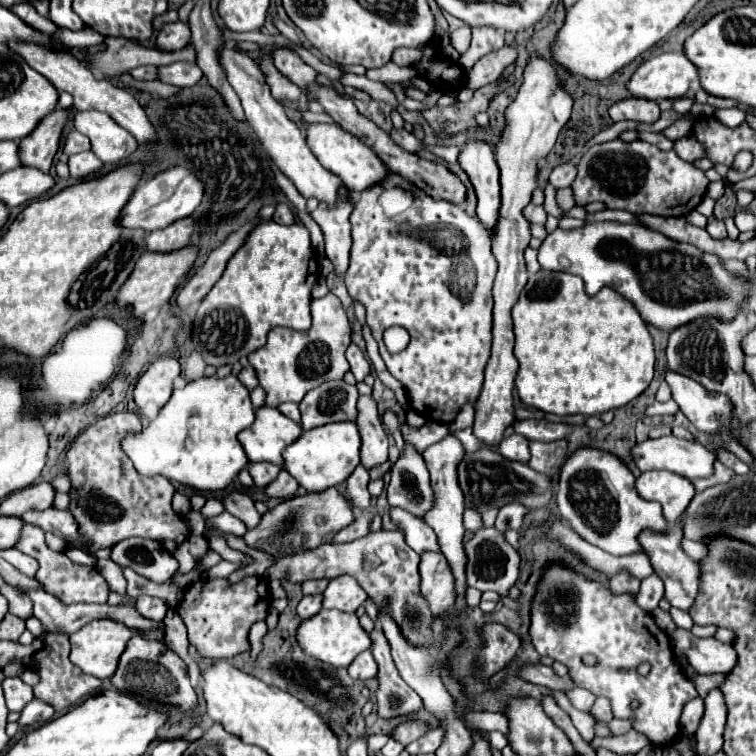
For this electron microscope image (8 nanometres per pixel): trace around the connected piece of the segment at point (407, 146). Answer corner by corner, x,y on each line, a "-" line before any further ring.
392,130
392,140
406,152
418,154
422,150
422,142
414,138
414,134
410,134
408,130

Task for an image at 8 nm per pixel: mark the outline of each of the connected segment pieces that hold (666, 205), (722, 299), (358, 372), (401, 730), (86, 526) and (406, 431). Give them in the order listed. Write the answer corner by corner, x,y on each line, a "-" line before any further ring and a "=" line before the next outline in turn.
612,140
592,146
582,156
572,190
578,206
600,200
606,204
606,208
620,208
632,214
684,216
690,212
690,208
694,210
702,202
708,182
710,180
702,170
680,160
674,150
662,152
660,148
642,140
=
594,222
584,224
576,230
560,230
556,228
546,236
538,250
538,262
544,270
552,272
570,272
584,280
584,290
588,296
600,292
602,286
612,286
620,296
630,300
642,320
648,326
654,326
662,332
674,332
680,324
690,324
690,320
710,318
730,322
748,300
748,286
746,282
738,280
732,272
722,266
722,258
714,254
706,254
694,244
676,242
656,230
650,230
642,224
620,224
620,222
=
350,344
348,350
346,350
346,358
350,362
350,372
354,374
354,378
358,382
364,380
366,374
370,374
370,362
368,358
362,354
362,350
356,346
356,344
=
404,722
404,724
400,724
400,726
396,728
394,738
396,738
398,742
402,742
404,746
408,746
410,742
418,740
422,734
426,734
426,726
424,726
422,722
=
114,412
88,426
66,452
66,474
72,482
72,498
68,510
78,522
84,542
68,542
66,548
88,548
96,552
110,548
124,538
140,536
156,542
172,540
182,544
190,530
180,514
170,506
176,492
174,484
162,476
142,476
134,470
130,460
122,454
120,440
126,432
138,432
140,418
134,412
=
408,422
402,424
402,438
406,444
414,446
420,454
424,452
426,446
432,446
436,444
438,440
442,440
446,434
450,434
450,428
448,424
438,424
438,422
428,422
420,428
414,428
410,426

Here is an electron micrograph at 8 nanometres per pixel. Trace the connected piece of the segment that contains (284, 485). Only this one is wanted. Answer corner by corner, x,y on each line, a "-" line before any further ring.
280,470
280,474
276,476
276,480
272,480
264,488
264,494
268,498
292,498
298,492
298,488
300,488
298,482
286,470

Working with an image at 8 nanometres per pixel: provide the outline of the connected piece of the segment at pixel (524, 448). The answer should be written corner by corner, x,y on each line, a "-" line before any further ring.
512,434
510,438
500,442
500,450
506,460
518,460
518,462
528,462
530,460
530,450
528,450
528,440
524,436

